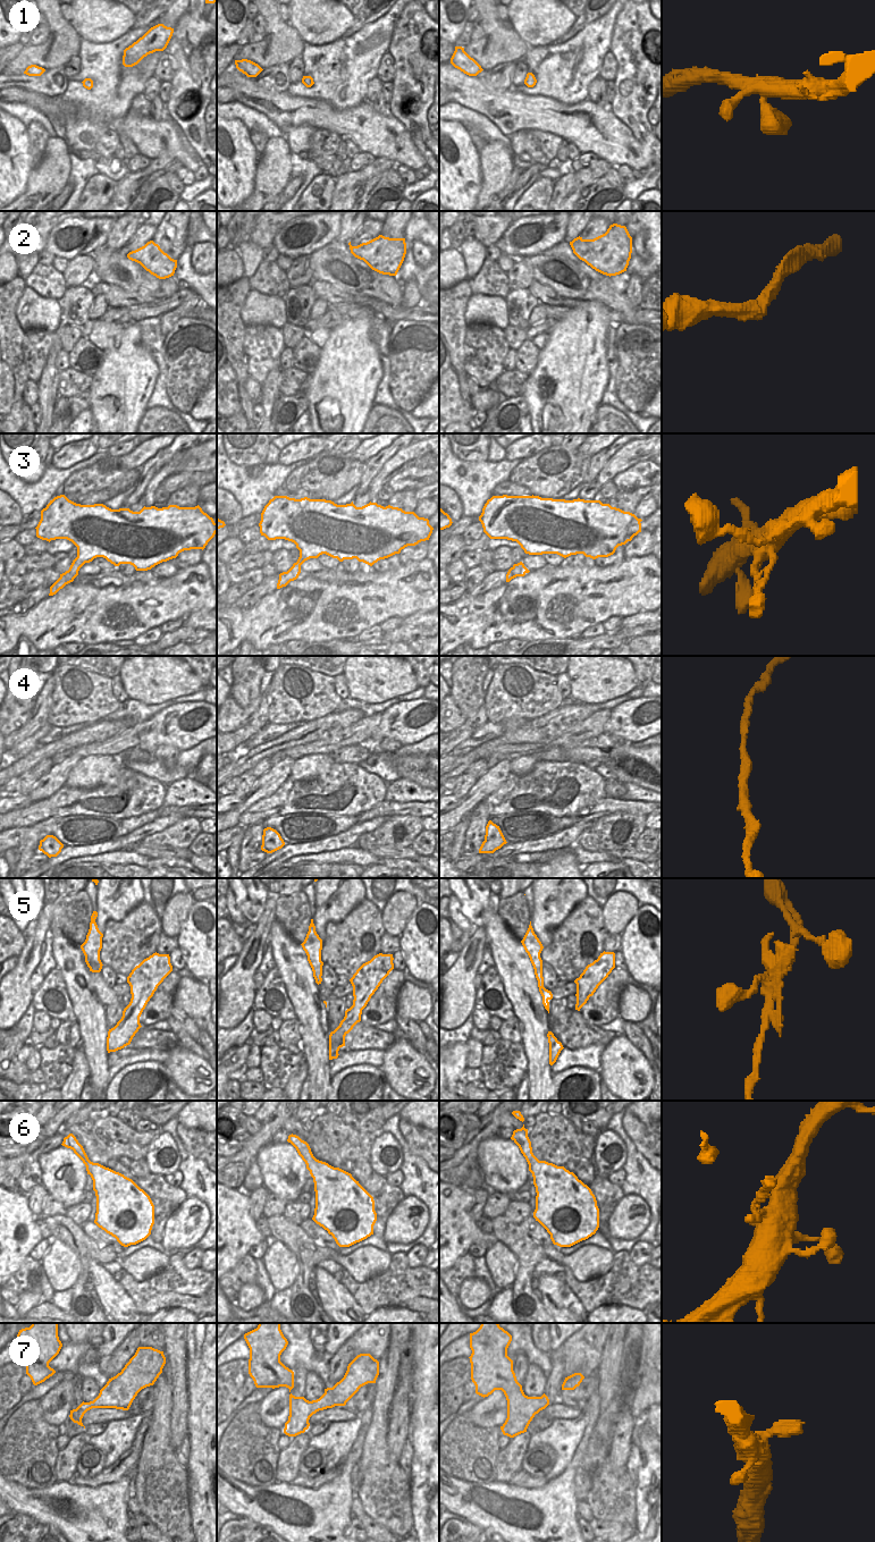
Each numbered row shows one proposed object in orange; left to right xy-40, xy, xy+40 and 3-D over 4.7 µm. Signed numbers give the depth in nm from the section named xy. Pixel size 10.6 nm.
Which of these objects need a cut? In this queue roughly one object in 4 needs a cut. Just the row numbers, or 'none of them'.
5.

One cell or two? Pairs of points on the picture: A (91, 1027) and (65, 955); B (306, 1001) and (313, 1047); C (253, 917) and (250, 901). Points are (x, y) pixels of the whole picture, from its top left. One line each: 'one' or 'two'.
A: one
B: one
C: one

